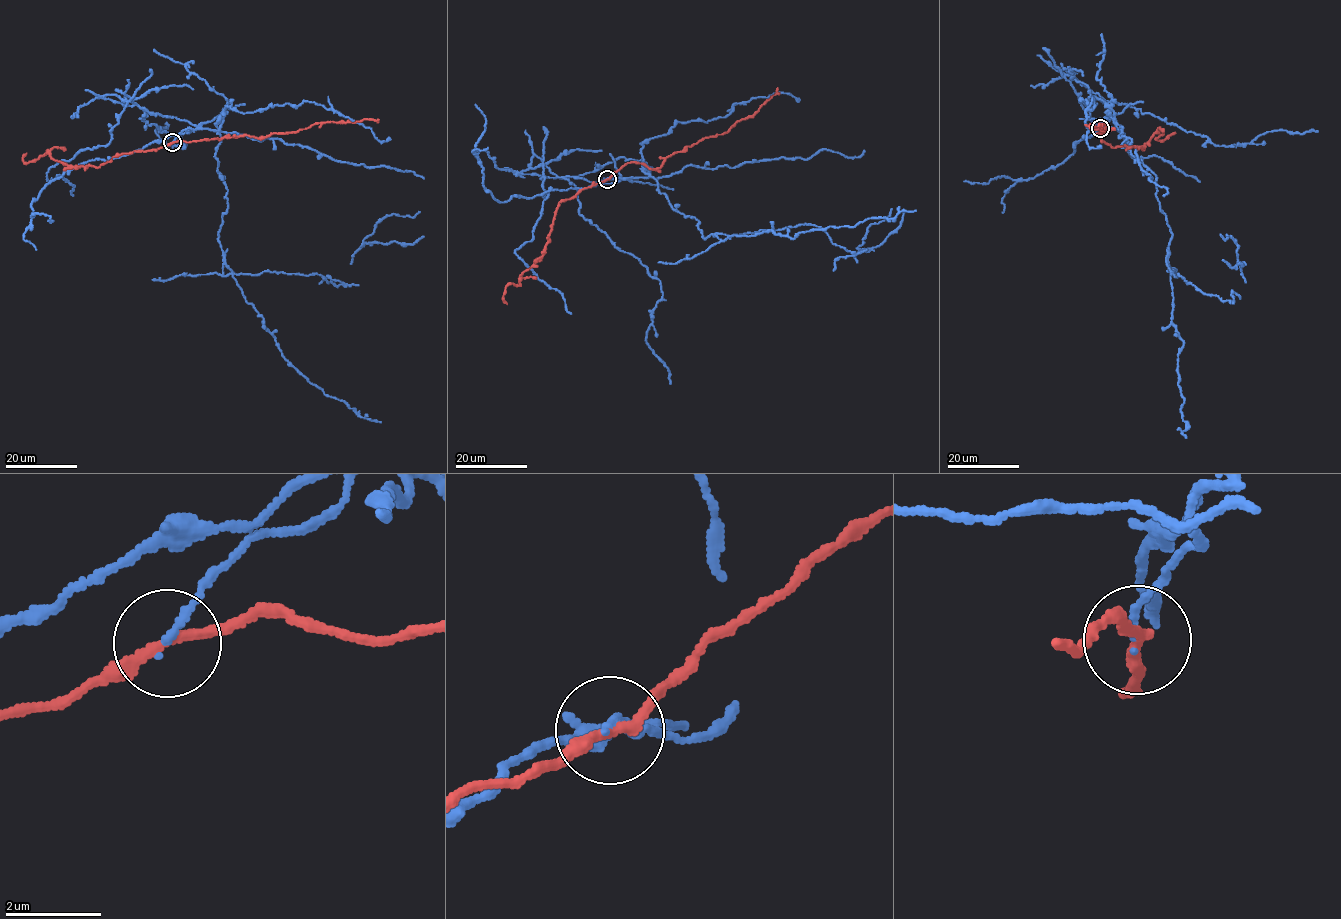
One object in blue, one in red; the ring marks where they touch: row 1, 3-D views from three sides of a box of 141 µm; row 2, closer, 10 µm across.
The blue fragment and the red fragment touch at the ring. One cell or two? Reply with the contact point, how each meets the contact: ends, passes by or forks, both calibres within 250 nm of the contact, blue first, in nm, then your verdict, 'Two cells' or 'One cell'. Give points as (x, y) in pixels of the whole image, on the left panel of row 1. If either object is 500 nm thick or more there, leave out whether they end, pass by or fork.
Place: (172, 142). At the ring blue ends. At the ring red passes by. Thickness 150 nm (blue) against 190 nm. Two cells

